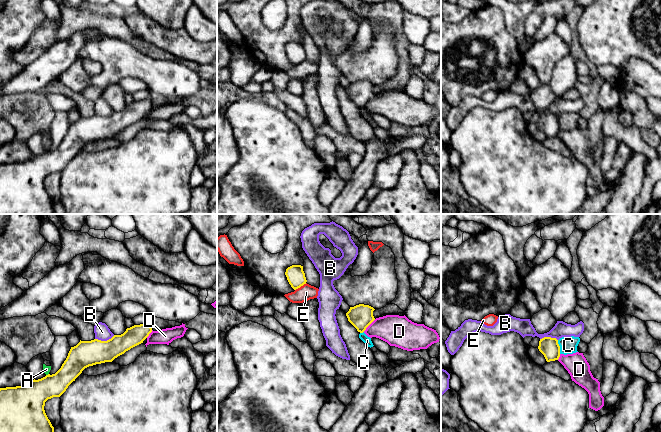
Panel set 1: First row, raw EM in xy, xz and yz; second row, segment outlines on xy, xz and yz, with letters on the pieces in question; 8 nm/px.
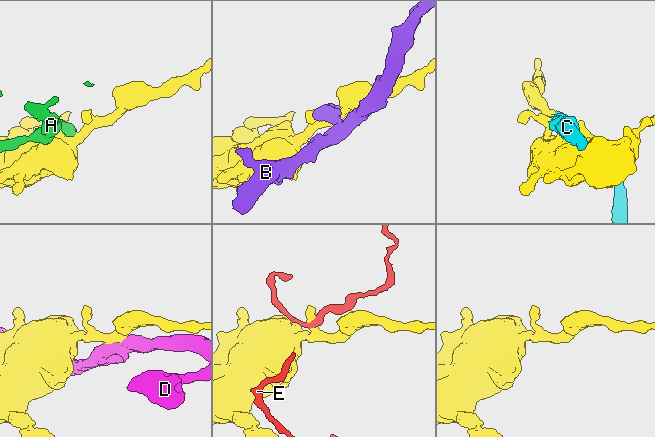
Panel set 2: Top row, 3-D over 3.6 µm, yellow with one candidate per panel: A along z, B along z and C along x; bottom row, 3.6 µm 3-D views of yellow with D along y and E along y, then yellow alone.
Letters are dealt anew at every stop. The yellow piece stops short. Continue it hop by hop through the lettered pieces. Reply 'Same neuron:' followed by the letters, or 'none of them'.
Same neuron: none of them

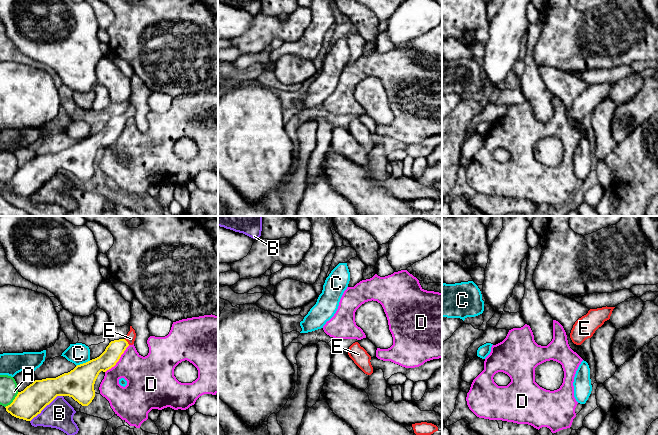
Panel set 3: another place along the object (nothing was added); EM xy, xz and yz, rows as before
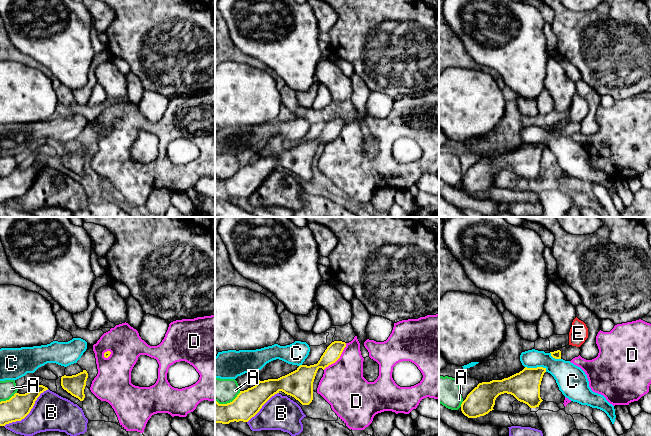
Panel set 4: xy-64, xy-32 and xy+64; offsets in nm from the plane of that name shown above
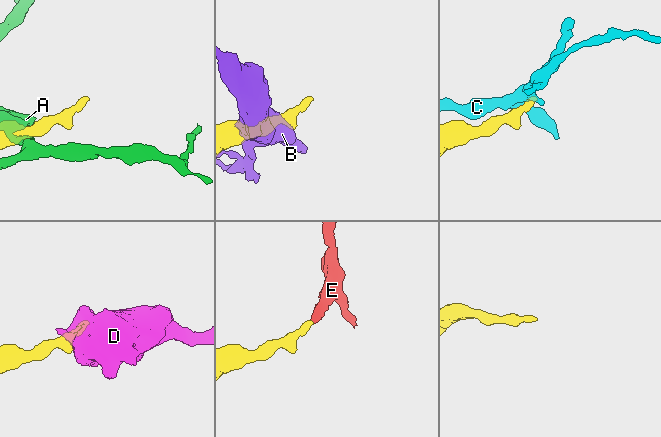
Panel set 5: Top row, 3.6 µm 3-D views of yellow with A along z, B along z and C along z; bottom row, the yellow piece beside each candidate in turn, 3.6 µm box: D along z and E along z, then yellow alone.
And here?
Same neuron: E

